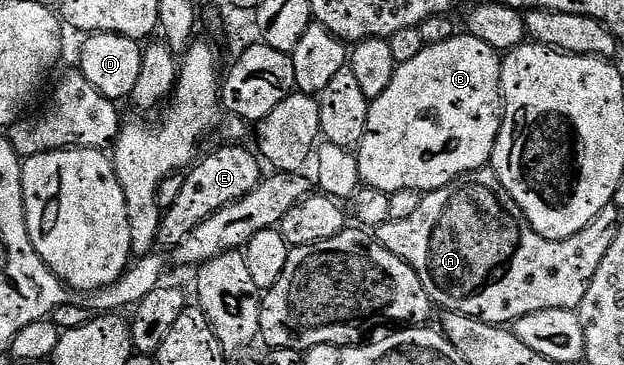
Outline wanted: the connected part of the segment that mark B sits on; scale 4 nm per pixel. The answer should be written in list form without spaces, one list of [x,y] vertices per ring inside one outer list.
[[[461,33],[454,35],[451,39],[442,39],[439,43],[431,42],[423,47],[412,61],[404,61],[397,64],[392,77],[392,85],[380,93],[370,104],[368,109],[368,125],[364,129],[364,137],[360,145],[356,148],[356,156],[359,163],[359,177],[367,188],[380,190],[390,196],[398,190],[416,190],[421,193],[435,191],[441,187],[446,187],[452,181],[456,181],[462,175],[469,175],[471,171],[481,171],[494,158],[494,146],[498,140],[498,134],[502,128],[502,59],[499,52],[493,51],[484,41],[480,41],[474,35]]]

